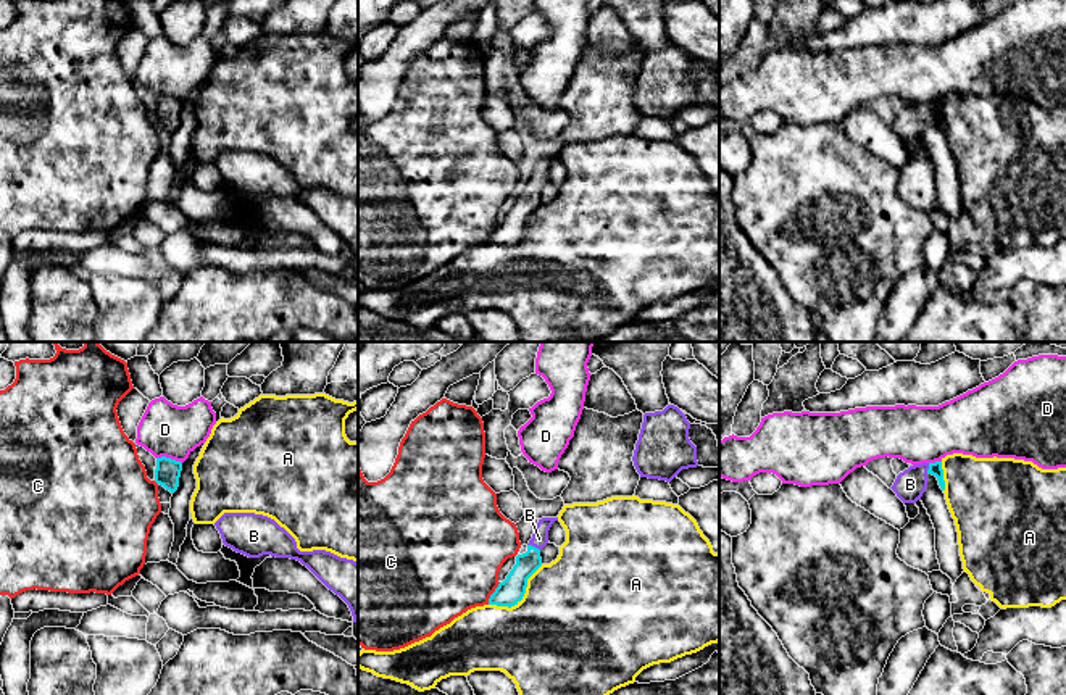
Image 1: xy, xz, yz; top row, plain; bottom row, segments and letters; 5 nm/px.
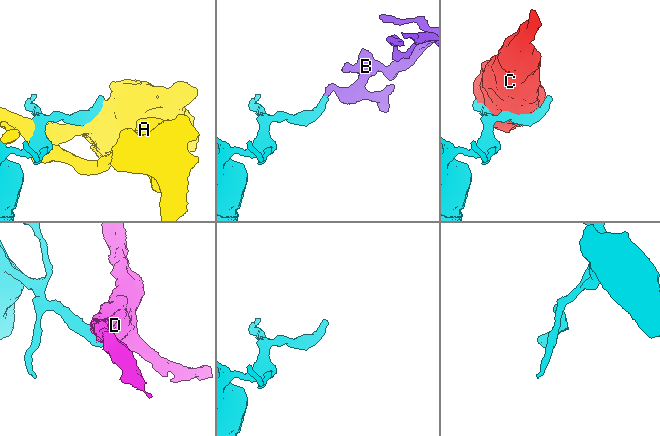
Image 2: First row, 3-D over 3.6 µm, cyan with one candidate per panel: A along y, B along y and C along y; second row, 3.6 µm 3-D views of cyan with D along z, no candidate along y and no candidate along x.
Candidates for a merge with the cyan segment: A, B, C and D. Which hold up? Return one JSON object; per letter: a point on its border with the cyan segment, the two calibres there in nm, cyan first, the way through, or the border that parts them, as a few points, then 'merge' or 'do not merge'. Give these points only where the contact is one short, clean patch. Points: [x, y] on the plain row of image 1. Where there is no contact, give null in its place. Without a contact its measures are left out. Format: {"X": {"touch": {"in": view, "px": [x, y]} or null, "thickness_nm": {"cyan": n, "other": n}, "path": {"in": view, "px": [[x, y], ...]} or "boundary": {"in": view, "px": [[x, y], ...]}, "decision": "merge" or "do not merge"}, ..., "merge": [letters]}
{"A": {"touch": {"in": "xz", "px": [521, 237]}, "thickness_nm": {"cyan": 130, "other": 500}, "decision": "do not merge"}, "B": {"touch": {"in": "xz", "px": [534, 186]}, "thickness_nm": {"cyan": 130, "other": 80}, "path": {"in": "xz", "px": [[512, 229], [534, 186], [539, 178]]}, "decision": "merge"}, "C": {"touch": {"in": "xz", "px": [492, 233]}, "thickness_nm": {"cyan": 130, "other": 480}, "decision": "do not merge"}, "D": {"touch": {"in": "xy", "px": [170, 97]}, "thickness_nm": {"cyan": 130, "other": 260}, "decision": "do not merge"}, "merge": ["B"]}

